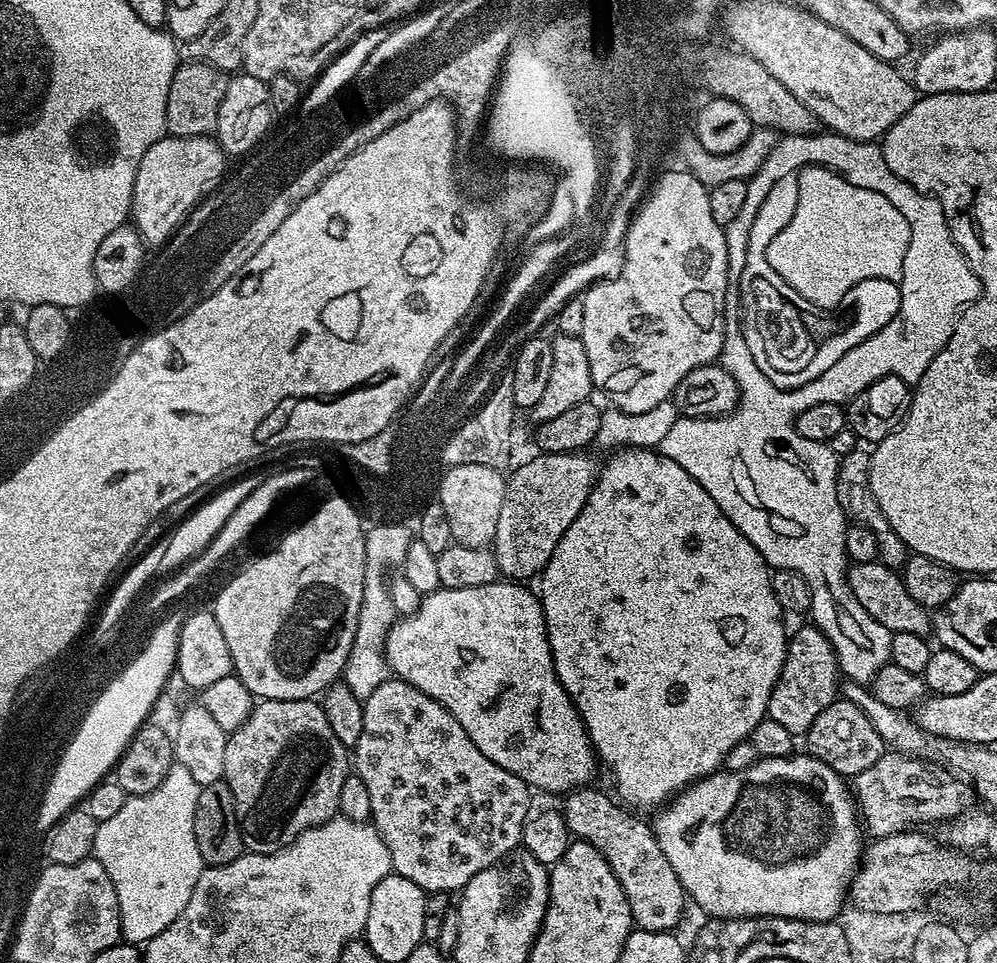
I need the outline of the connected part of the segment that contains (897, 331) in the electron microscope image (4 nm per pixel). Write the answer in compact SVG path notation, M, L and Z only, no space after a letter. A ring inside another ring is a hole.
M813 134L810 136L789 136L777 139L776 145L770 150L770 154L766 158L766 162L762 162L762 166L754 173L752 179L748 181L748 189L746 190L746 202L742 206L738 218L734 218L734 222L730 222L725 231L726 246L728 247L728 289L726 290L726 298L724 299L724 341L722 342L722 350L720 351L719 363L734 378L734 382L738 382L738 390L740 391L740 403L737 404L733 412L727 416L680 416L674 422L674 426L670 426L670 431L666 433L666 438L662 438L662 442L658 446L661 456L670 458L674 462L678 462L678 466L682 466L682 470L686 470L686 474L690 474L690 478L694 478L698 482L698 486L702 486L702 490L706 490L706 494L710 494L710 498L714 498L714 502L718 502L718 506L722 510L722 514L726 514L726 518L730 518L730 522L734 522L734 526L746 538L750 538L752 545L758 550L758 554L762 554L762 558L767 562L769 569L779 570L782 572L796 572L802 578L806 578L806 582L812 591L812 610L810 613L811 623L815 627L820 628L826 638L834 646L836 651L836 660L840 663L841 673L849 681L865 686L871 685L872 681L880 675L880 671L890 663L892 654L890 650L890 642L892 634L890 630L886 630L886 626L882 626L880 620L870 618L870 614L866 614L866 610L862 610L862 602L858 602L858 598L854 598L854 594L848 585L848 570L850 561L847 554L846 538L850 524L846 519L844 507L838 502L838 494L836 493L836 465L838 457L827 443L818 441L807 441L806 438L800 437L796 432L796 418L804 410L809 410L810 406L817 406L818 403L836 403L847 405L849 400L853 400L858 394L862 394L862 390L866 390L866 386L870 386L874 382L878 382L878 378L883 376L901 376L909 386L914 386L922 378L922 374L926 374L926 366L930 366L930 362L934 362L934 358L946 346L946 342L950 338L950 334L954 330L956 321L960 319L961 312L980 296L980 279L976 277L975 270L968 264L967 258L962 254L962 250L954 242L954 238L948 229L948 223L944 217L942 206L932 196L925 196L923 192L919 192L914 186L910 186L902 178L898 178L898 174L894 174L894 170L890 170L890 166L886 166L884 161L884 153L875 143L867 140L851 140L845 136L835 134ZM808 160L816 160L816 164L828 164L828 168L836 168L836 172L844 172L844 176L848 176L848 182L851 184L864 184L864 188L876 188L876 192L884 192L884 196L888 196L888 200L892 200L892 204L896 204L896 208L900 208L900 212L908 214L908 220L912 224L912 232L916 232L916 236L912 236L912 252L908 252L908 268L904 268L904 308L900 308L900 316L896 316L896 324L892 324L892 328L884 328L884 332L880 332L880 336L876 336L876 340L868 340L868 344L864 344L864 348L856 348L856 352L852 352L852 356L840 356L840 364L836 364L836 368L832 368L832 372L828 372L828 376L820 376L820 380L816 380L816 384L808 384L808 388L804 388L804 392L776 392L776 388L768 388L768 380L764 380L764 376L760 376L760 372L756 372L756 364L752 364L752 356L748 356L748 348L744 348L744 340L740 340L740 332L736 332L736 268L740 268L740 264L744 264L744 240L748 240L748 224L752 224L752 216L756 216L756 208L760 208L760 200L764 200L764 192L770 192L772 180L776 180L776 176L784 176L784 172L792 172L792 168L796 168L796 164L808 164Z

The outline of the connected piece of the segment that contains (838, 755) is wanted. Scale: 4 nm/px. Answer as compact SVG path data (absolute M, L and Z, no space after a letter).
M837 698L833 704L826 706L818 718L814 718L814 726L806 734L808 740L807 751L814 758L826 762L840 776L845 778L855 778L862 774L869 766L874 766L878 758L886 750L884 740L875 730L869 717L852 701Z

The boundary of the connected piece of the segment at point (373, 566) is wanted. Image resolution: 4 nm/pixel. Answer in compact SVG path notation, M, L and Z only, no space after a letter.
M380 528L380 531L377 532L373 532L373 530L367 532L364 544L366 546L366 570L364 571L362 610L358 614L358 630L354 634L354 646L350 650L348 661L342 673L342 682L350 690L350 694L354 694L362 702L366 698L370 698L370 694L374 694L374 690L378 690L378 686L382 686L382 682L386 682L390 678L388 659L384 657L384 647L390 630L398 622L398 613L394 602L390 602L389 581L386 576L384 580L384 571L391 564L396 564L396 566L403 565L406 558L406 550L410 550L410 541L408 541L408 532L405 532L403 528Z

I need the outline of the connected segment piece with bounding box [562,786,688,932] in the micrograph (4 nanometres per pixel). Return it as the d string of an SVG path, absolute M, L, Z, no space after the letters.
M585 786L567 793L562 806L567 828L573 837L594 846L606 858L626 894L636 928L651 932L673 931L684 912L684 906L688 904L687 892L678 881L666 854L663 854L656 833L646 820L644 822L636 817L639 815L632 813L610 794L609 797L595 788Z

